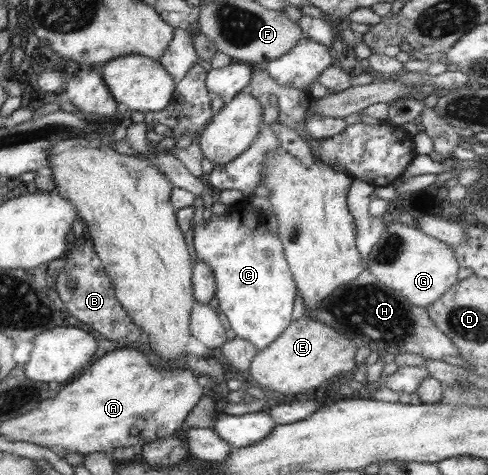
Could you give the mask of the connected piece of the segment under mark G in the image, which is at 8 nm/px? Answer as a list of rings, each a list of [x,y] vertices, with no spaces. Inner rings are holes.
[[[399,221],[386,225],[381,241],[365,257],[367,270],[398,294],[406,295],[415,306],[426,307],[438,301],[446,290],[457,285],[458,263],[453,246],[434,239]]]

